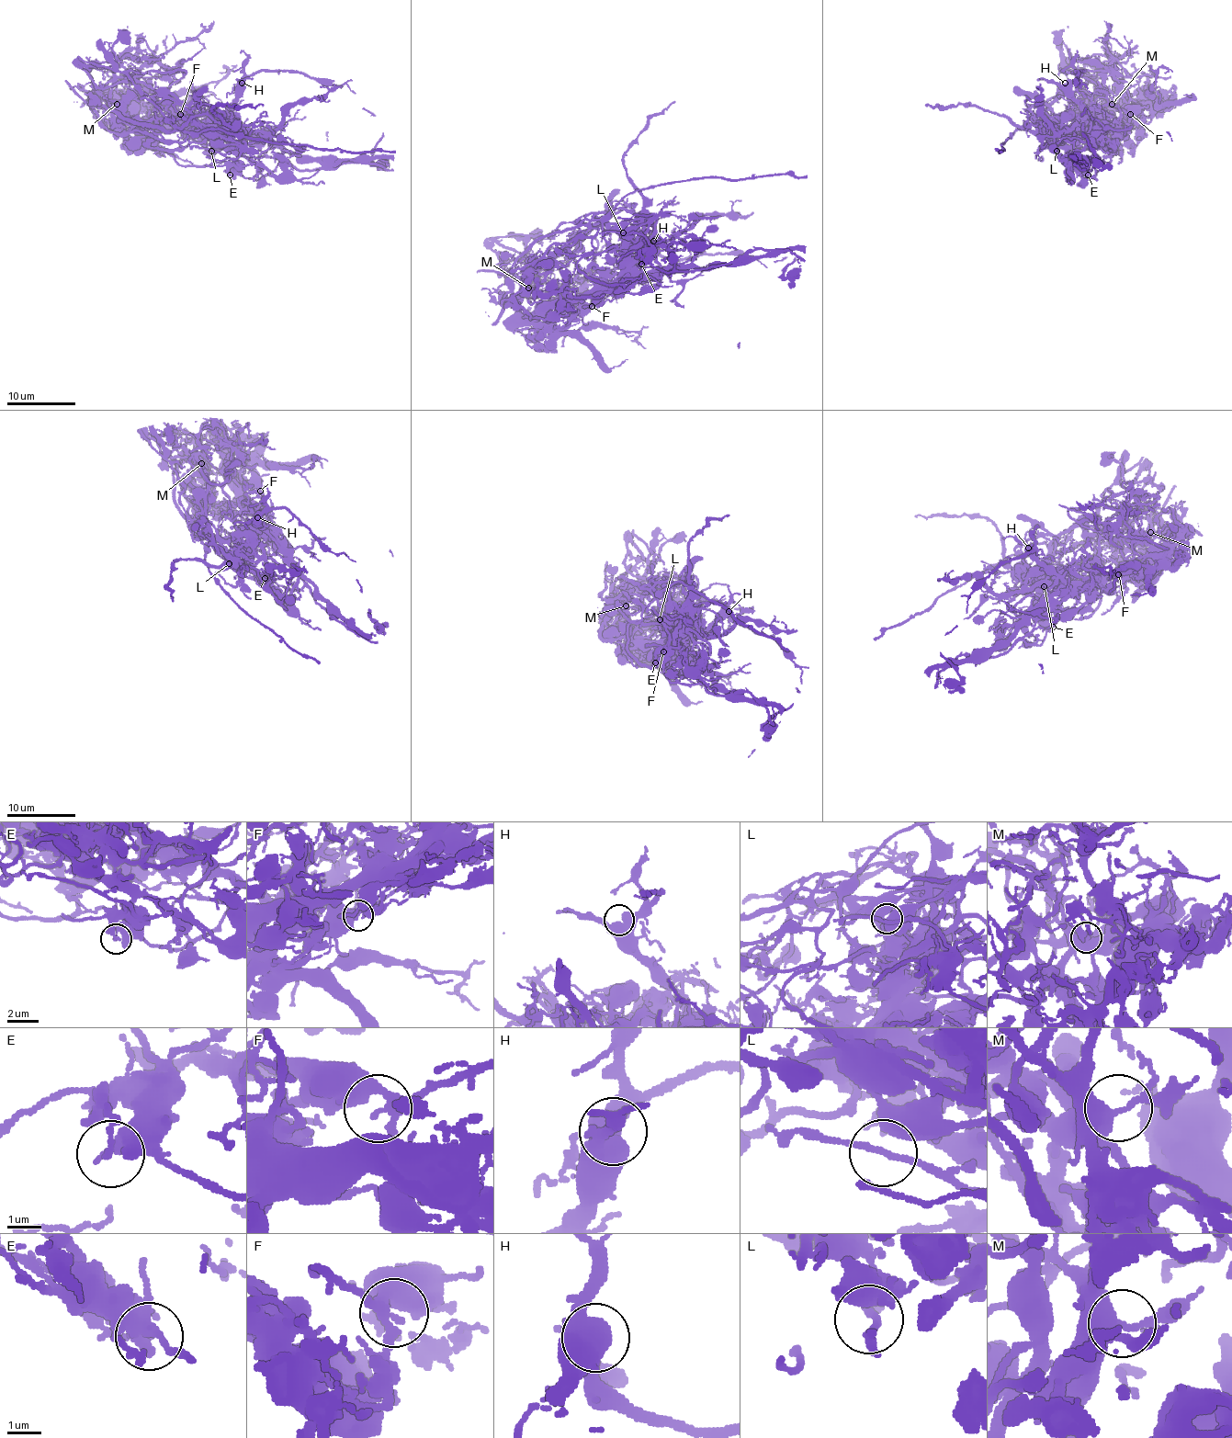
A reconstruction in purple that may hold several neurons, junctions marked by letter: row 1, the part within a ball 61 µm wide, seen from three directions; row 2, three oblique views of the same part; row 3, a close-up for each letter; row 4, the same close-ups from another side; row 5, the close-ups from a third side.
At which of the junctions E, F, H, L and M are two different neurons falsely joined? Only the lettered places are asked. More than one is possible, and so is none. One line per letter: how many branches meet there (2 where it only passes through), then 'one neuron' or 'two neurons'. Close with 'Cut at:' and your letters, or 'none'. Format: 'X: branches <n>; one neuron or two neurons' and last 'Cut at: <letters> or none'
E: branches 2; two neurons
F: branches 3; one neuron
H: branches 2; one neuron
L: branches 3; one neuron
M: branches 3; one neuron
Cut at: E

